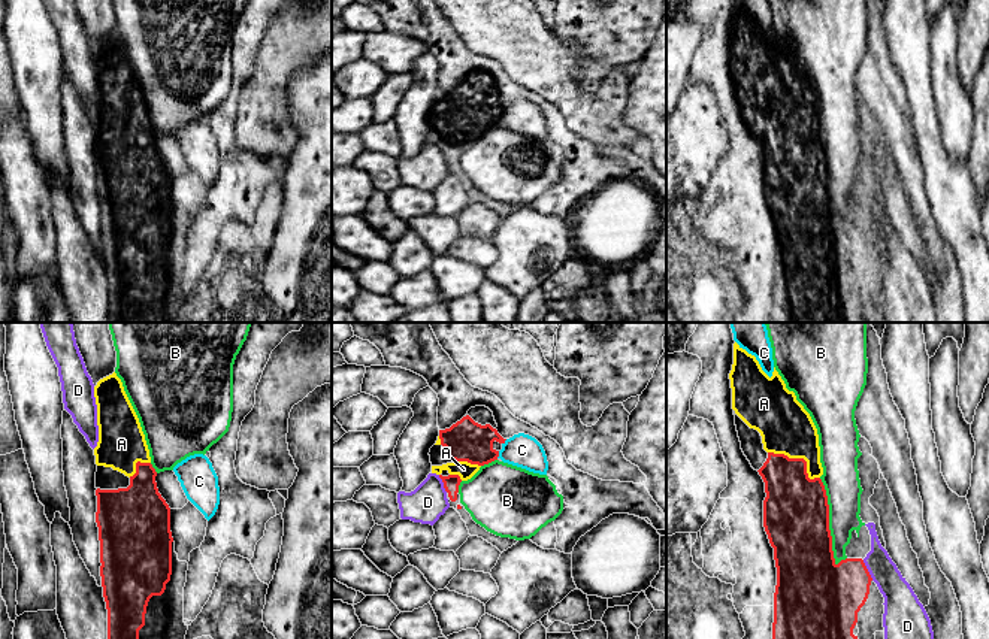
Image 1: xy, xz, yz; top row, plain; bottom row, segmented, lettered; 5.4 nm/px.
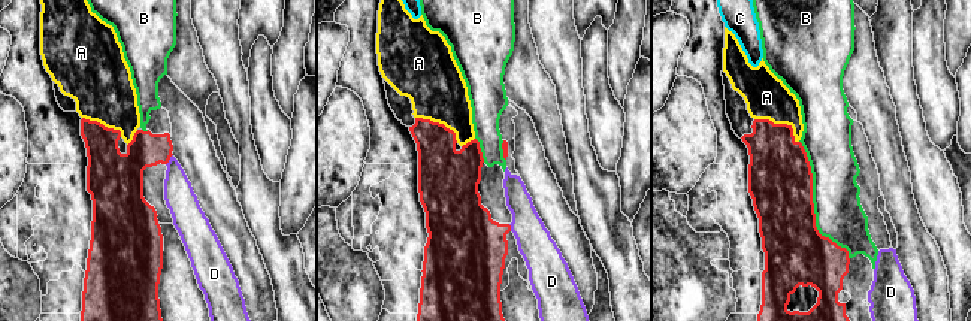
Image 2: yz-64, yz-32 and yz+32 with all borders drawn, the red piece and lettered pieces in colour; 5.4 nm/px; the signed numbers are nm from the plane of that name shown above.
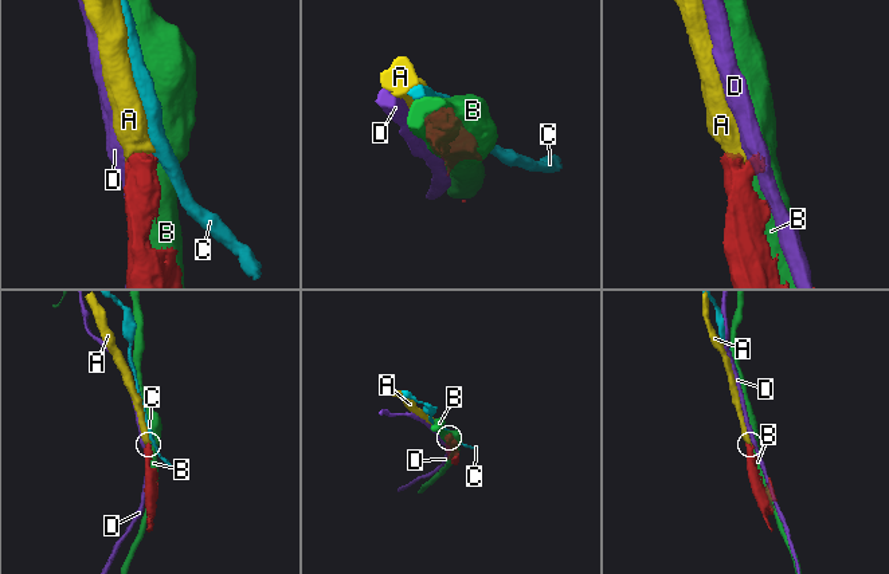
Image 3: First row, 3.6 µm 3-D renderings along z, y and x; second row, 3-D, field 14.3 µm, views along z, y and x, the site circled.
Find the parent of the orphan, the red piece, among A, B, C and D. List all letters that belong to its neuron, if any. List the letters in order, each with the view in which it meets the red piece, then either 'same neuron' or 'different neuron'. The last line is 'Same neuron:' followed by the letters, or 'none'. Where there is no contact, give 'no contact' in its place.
A: contact in yz; same neuron
B: contact in yz; different neuron
C: contact in xz; different neuron
D: contact in yz; different neuron
Same neuron: A

